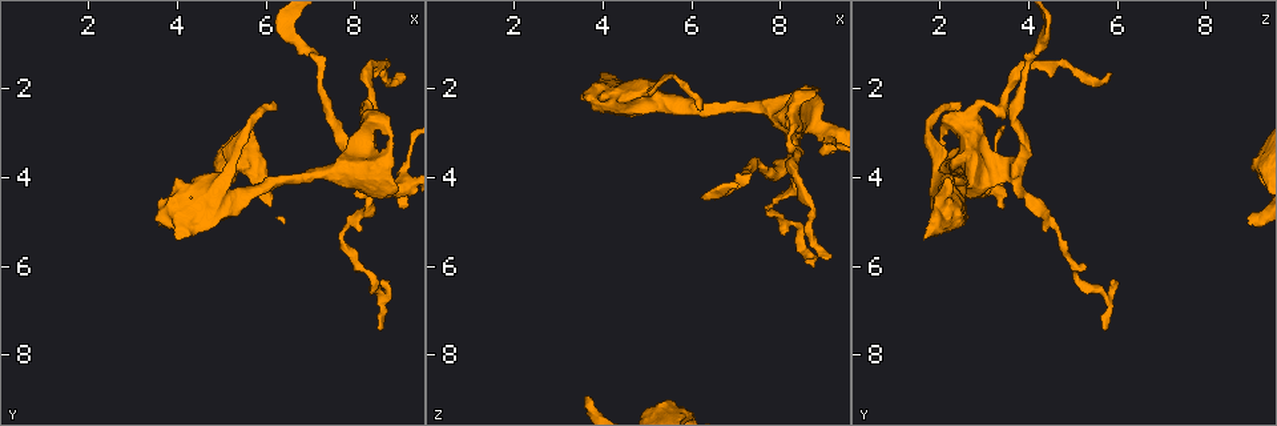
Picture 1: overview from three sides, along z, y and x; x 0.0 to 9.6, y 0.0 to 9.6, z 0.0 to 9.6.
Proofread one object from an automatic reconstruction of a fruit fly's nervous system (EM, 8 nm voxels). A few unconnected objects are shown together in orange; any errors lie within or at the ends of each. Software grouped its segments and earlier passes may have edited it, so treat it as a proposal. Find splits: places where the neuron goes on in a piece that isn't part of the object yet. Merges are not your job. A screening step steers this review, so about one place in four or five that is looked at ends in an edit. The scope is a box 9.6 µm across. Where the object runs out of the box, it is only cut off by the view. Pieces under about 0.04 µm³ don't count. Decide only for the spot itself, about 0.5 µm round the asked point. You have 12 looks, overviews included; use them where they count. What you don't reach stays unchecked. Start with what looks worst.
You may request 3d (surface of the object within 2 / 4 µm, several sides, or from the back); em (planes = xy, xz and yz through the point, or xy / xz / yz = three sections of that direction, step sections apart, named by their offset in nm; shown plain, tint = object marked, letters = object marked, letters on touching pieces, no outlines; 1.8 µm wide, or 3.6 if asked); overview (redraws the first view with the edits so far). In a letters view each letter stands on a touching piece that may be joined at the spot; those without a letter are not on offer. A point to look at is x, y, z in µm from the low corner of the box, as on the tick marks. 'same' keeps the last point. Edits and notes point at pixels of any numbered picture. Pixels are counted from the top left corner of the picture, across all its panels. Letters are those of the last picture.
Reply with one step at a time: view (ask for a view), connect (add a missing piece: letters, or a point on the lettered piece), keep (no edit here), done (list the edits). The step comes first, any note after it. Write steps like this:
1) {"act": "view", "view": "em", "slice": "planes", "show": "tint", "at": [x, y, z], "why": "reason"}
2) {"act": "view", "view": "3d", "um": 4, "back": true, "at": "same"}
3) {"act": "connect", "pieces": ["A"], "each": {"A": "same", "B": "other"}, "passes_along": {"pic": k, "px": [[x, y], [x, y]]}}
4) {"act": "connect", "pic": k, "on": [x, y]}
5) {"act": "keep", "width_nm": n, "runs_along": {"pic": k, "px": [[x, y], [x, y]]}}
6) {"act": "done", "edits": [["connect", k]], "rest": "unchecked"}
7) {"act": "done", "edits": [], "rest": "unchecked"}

{"act": "view", "view": "3d", "um": 2, "at": [6.25, 2.40, 2.40], "why": "thin end"}

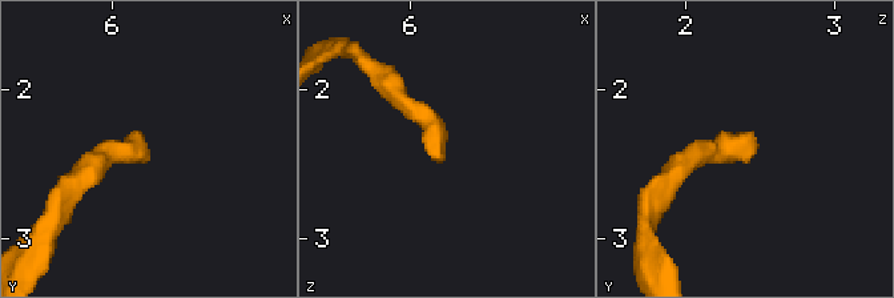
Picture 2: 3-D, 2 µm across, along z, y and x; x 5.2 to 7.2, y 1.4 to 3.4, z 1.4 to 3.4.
{"act": "view", "view": "em", "slice": "xy", "step": 16, "show": "letters", "at": [6.22, 2.32, 2.46]}

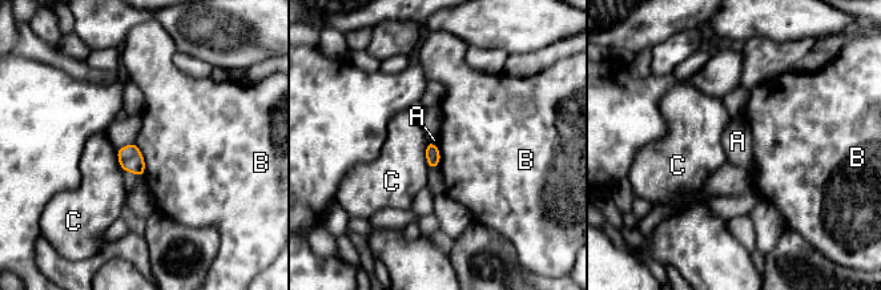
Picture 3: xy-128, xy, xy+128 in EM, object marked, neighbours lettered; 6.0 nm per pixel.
{"act": "view", "view": "em", "slice": "planes", "show": "letters", "at": "same"}

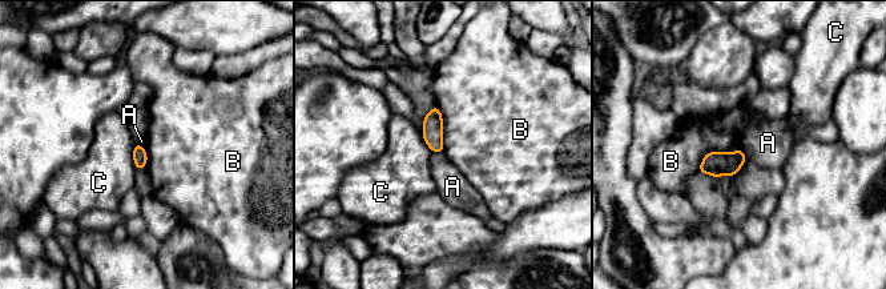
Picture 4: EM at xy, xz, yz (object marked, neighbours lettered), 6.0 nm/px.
{"act": "keep", "each": {"A": "other", "B": "other", "C": "other"}, "found": "none of them fits"}

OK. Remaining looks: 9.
{"act": "view", "view": "em", "slice": "xy", "step": 4, "show": "tint", "at": [8.40, 6.20, 5.05], "why": "a narrow waist"}

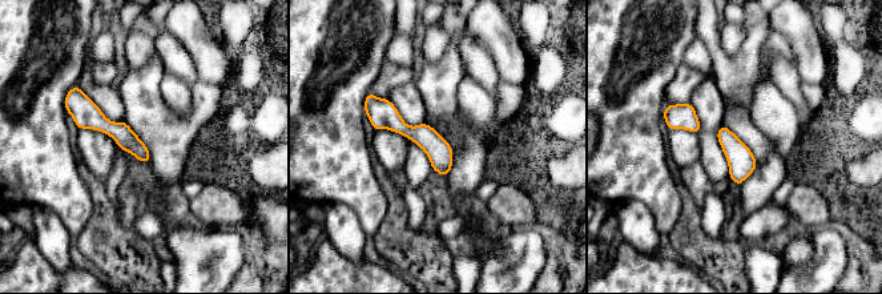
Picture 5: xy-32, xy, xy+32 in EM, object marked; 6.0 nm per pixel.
{"act": "view", "view": "em", "slice": "planes", "show": "tint", "at": "same", "why": "another direction"}

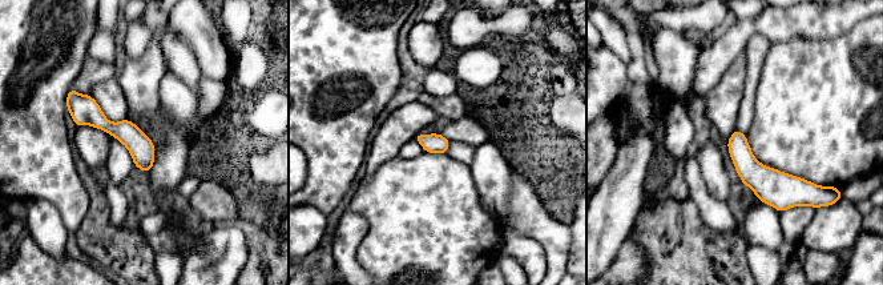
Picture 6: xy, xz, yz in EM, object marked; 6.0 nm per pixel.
{"act": "view", "view": "em", "slice": "planes", "show": "letters", "at": "same", "why": "see the neighbours"}

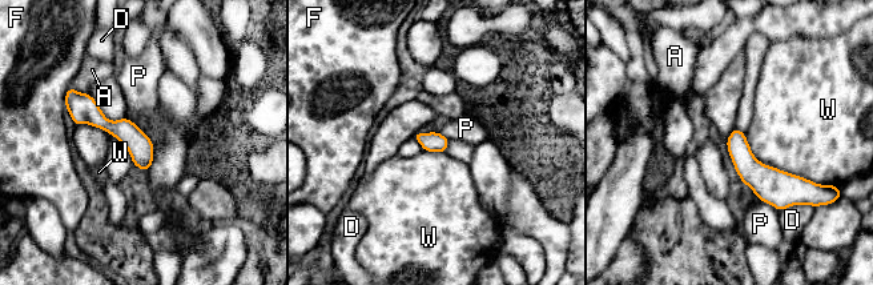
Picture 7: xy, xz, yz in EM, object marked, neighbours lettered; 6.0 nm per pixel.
{"act": "keep", "width_nm": 130, "each": {"A": "other", "D": "other", "F": "other", "P": "other", "W": "other"}, "runs_along": {"pic": 7, "px": [[71, 99], [119, 129], [145, 167]]}, "found": "no lettered piece goes on from it"}

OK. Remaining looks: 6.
{"act": "view", "view": "em", "slice": "planes", "show": "letters", "at": [9.05, 4.15, 3.05], "why": "sudden change in width"}

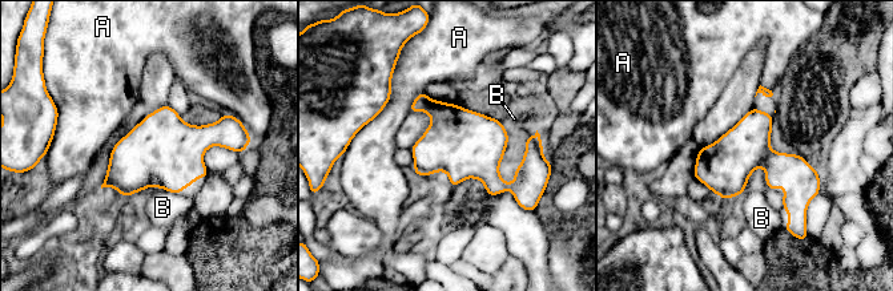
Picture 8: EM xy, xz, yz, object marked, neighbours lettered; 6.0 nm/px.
{"act": "keep", "width_nm": 320, "longest_contact_nm": ["A", 420], "each": {"A": "other", "B": "other"}, "found": "none of them fits"}

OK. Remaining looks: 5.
{"act": "view", "view": "em", "slice": "planes", "show": "letters", "at": [8.25, 2.35, 3.05], "why": "sharp bend"}

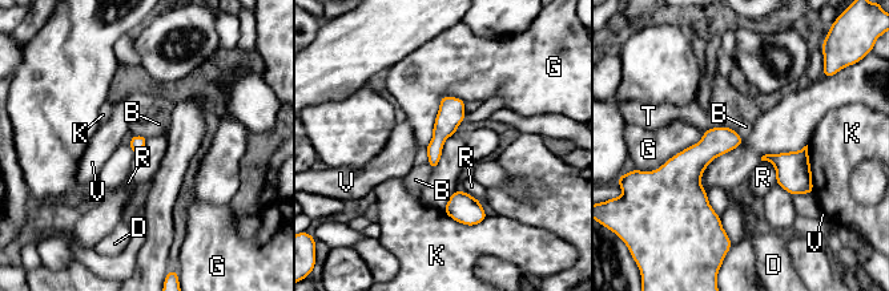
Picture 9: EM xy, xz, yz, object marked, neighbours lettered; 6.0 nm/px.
{"act": "keep", "width_nm": 100, "each": {"B": "other", "D": "other", "G": "other", "K": "other", "R": "other", "T": "other", "V": "other"}, "border": {"pic": 9, "px": [[133, 134], [147, 137]]}, "found": "none of them fits"}

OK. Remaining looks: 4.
{"act": "view", "view": "em", "slice": "planes", "show": "tint", "at": [6.50, 0.75, 4.40], "why": "sharp bend"}

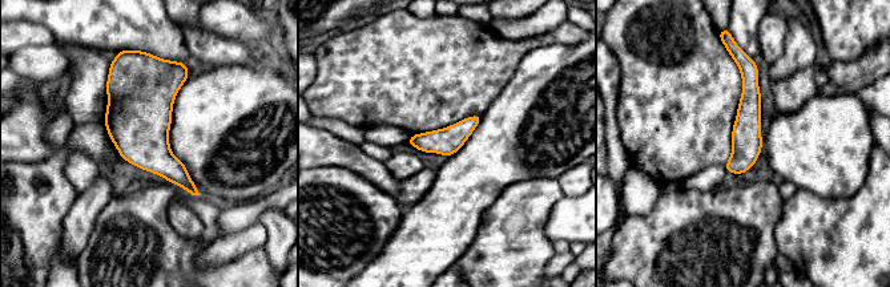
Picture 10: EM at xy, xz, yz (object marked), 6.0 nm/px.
{"act": "view", "view": "em", "slice": "planes", "show": "letters", "at": "same"}

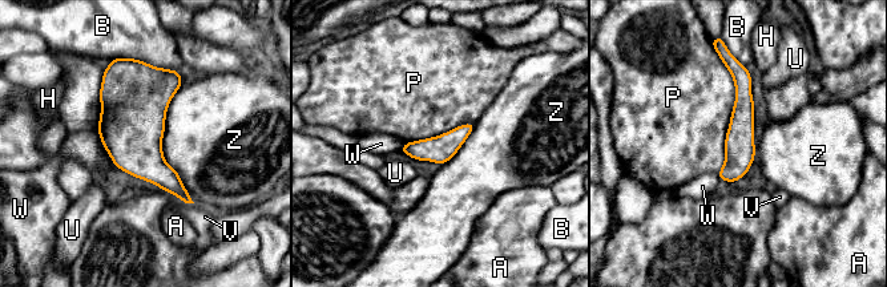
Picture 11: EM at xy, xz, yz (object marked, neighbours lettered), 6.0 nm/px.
{"act": "keep", "each": {"A": "other", "B": "other", "H": "other", "P": "other", "U": "other", "V": "other", "W": "other", "Z": "other"}, "border": {"pic": 11, "px": [[720, 57], [734, 104], [717, 172]]}, "found": "no lettered piece goes on from it"}

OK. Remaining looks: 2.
{"act": "done", "edits": [], "rest": "unchecked"}

